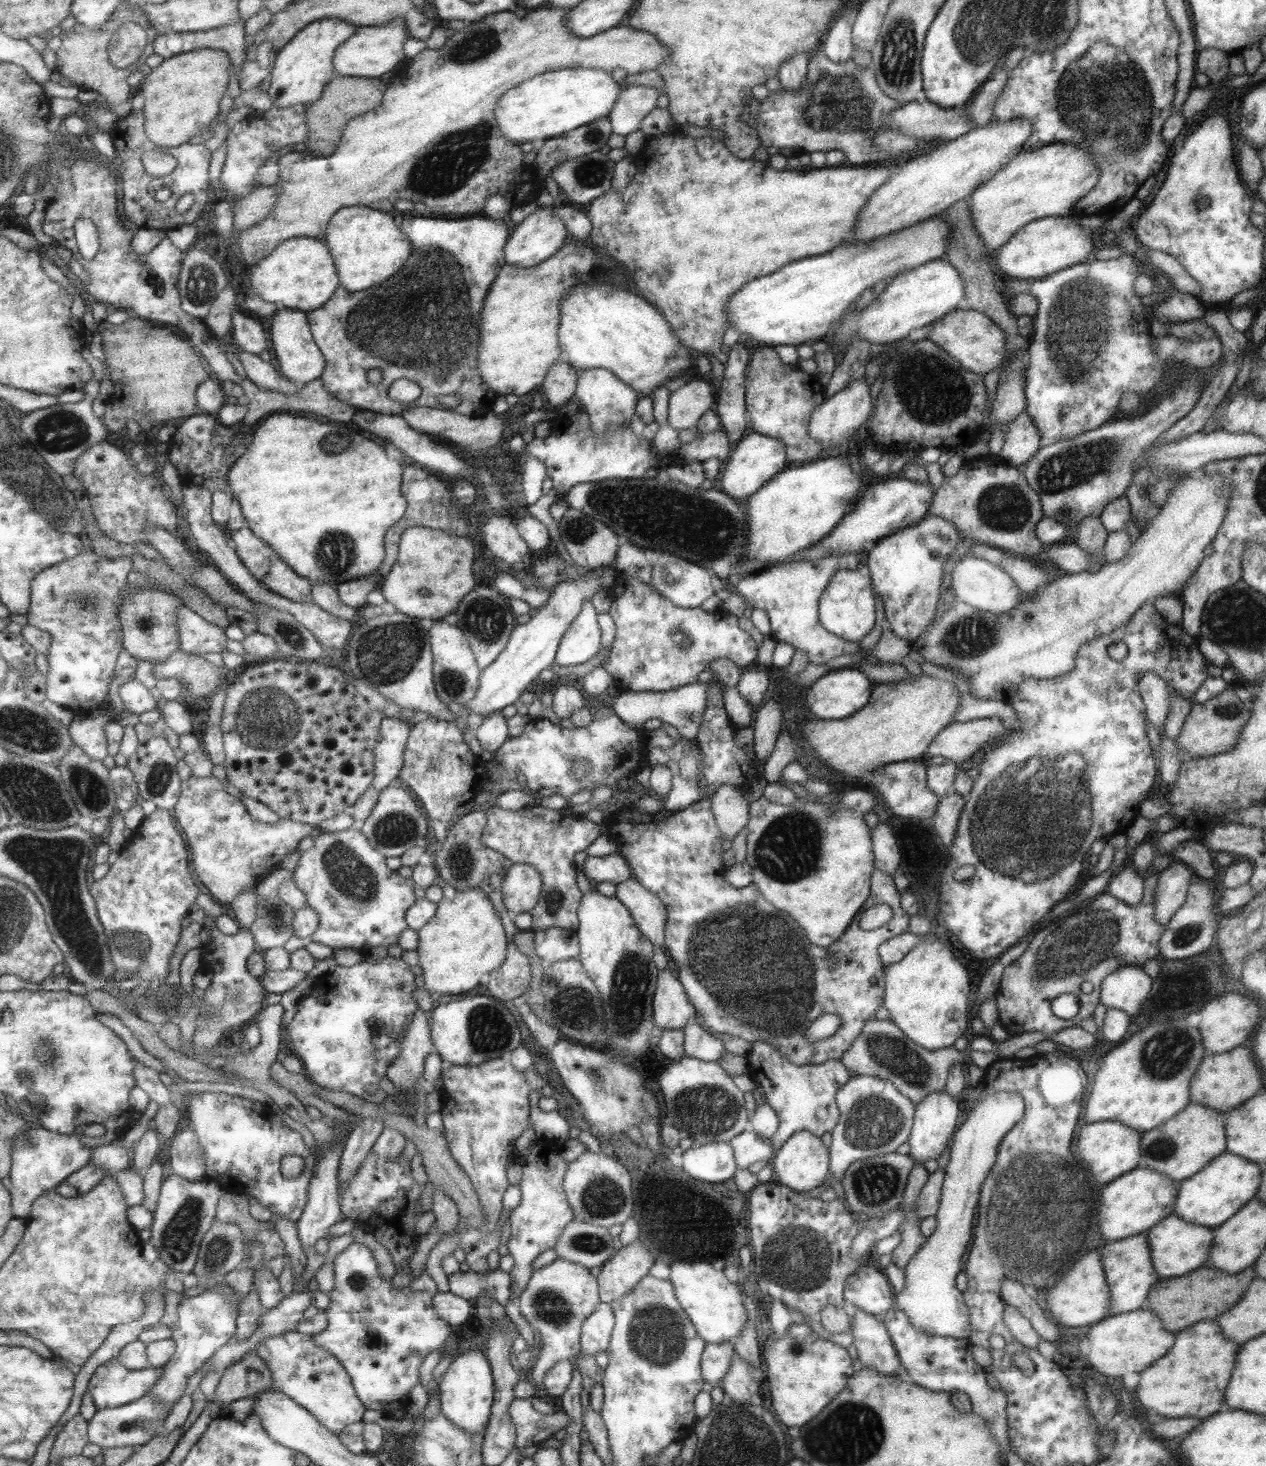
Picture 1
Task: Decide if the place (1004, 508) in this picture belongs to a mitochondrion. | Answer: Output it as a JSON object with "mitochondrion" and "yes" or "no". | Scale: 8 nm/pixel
{"mitochondrion":"yes"}

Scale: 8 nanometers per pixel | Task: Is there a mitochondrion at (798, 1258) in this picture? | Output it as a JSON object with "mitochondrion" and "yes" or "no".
{"mitochondrion":"yes"}

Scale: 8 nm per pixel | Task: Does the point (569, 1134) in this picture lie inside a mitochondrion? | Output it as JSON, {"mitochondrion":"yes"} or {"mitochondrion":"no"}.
{"mitochondrion":"no"}

